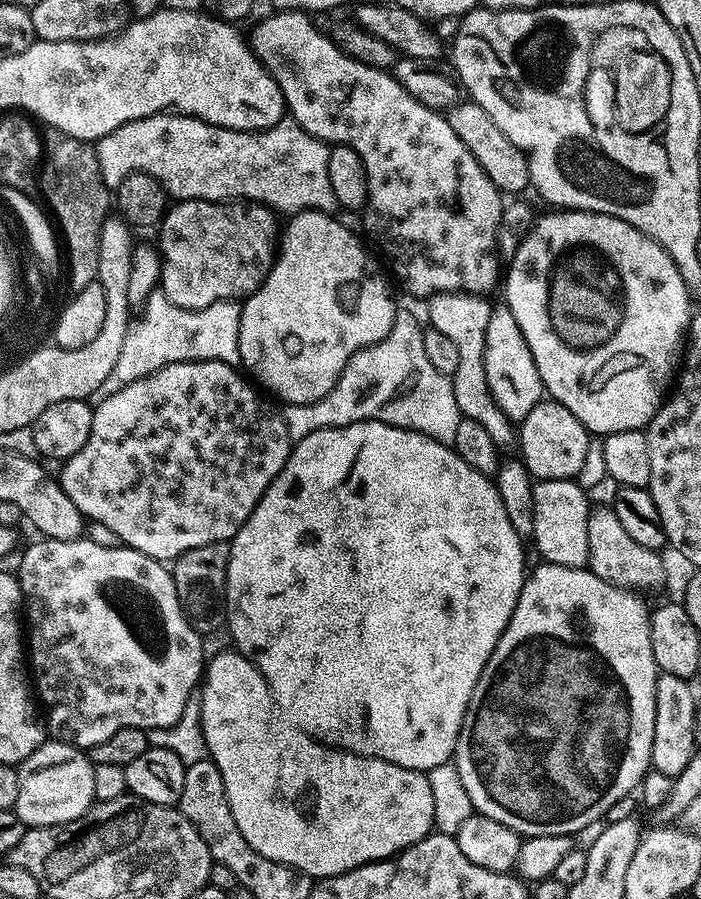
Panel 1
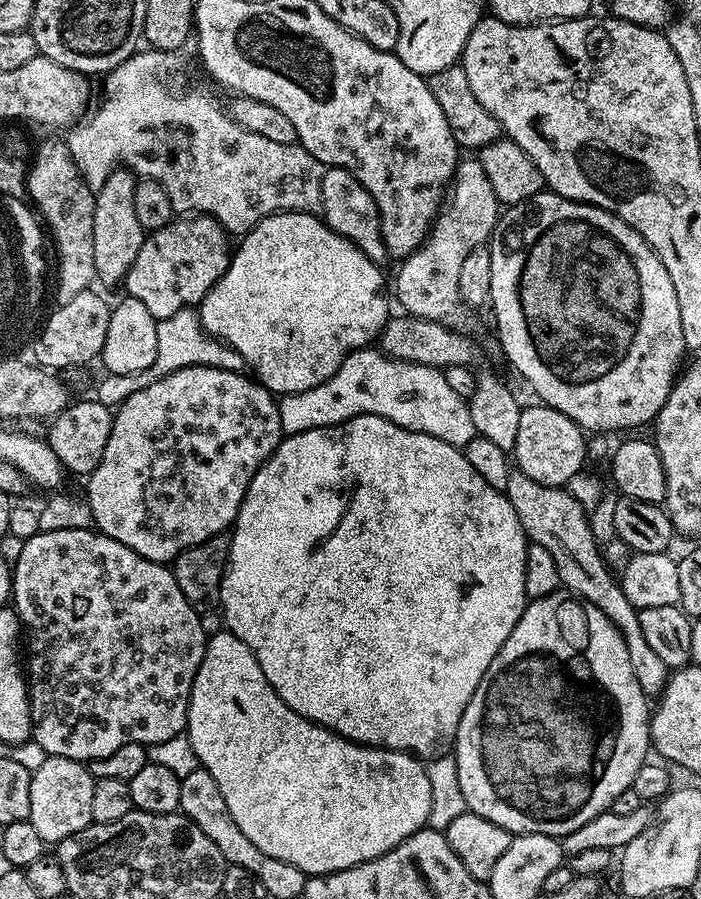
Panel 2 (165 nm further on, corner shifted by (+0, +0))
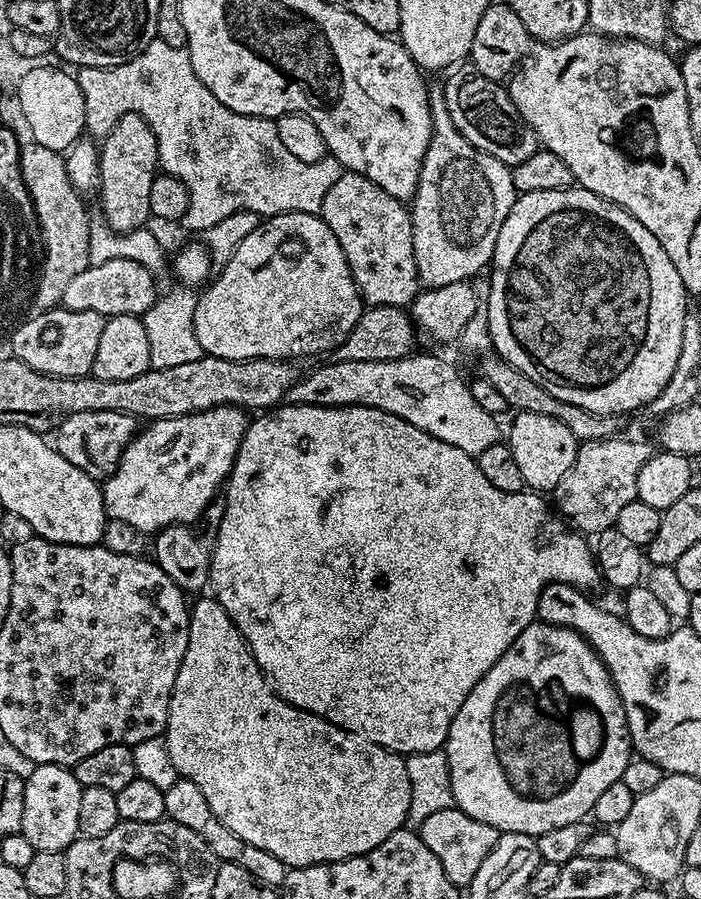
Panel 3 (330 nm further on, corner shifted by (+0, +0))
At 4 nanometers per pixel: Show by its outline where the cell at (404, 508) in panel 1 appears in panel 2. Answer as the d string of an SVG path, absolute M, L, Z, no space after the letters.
M355 416L352 420L335 424L329 428L311 428L302 434L285 435L280 445L276 447L276 453L268 459L267 464L263 464L256 471L256 477L250 482L248 493L244 495L240 513L236 515L235 525L230 532L228 562L224 570L224 580L220 583L218 608L224 611L224 620L228 623L225 624L227 631L234 633L237 640L241 640L245 648L252 651L266 682L276 692L276 696L282 698L282 702L290 706L290 710L300 715L302 720L311 720L313 724L321 728L329 728L331 732L336 733L337 736L343 736L345 740L353 740L356 744L366 744L369 748L389 752L407 752L416 758L435 758L447 753L453 747L458 722L462 722L462 714L470 698L474 698L474 690L478 690L478 682L482 682L482 674L486 674L486 666L490 666L492 656L498 654L502 642L506 642L508 632L514 630L516 617L524 612L529 543L524 528L520 524L519 515L505 493L501 489L490 486L490 482L486 482L486 478L482 478L482 474L478 474L478 470L474 470L474 466L466 462L461 449L442 442L430 434L406 430L381 416Z

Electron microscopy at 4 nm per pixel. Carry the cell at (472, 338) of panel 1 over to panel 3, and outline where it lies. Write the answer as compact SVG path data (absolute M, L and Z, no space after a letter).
M443 91L431 93L432 137L422 164L416 194L410 201L412 217L412 241L414 262L418 266L418 278L425 289L447 286L452 282L467 281L492 263L492 255L498 242L498 230L510 214L516 187L512 181L512 168L498 158L478 150L454 126L446 110Z

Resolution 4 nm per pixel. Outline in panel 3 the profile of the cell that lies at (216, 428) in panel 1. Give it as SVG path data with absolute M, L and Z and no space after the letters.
M224 404L145 423L126 446L115 474L103 481L107 519L149 534L161 532L171 524L195 525L217 499L232 472L250 423L249 417L244 416L245 409Z

